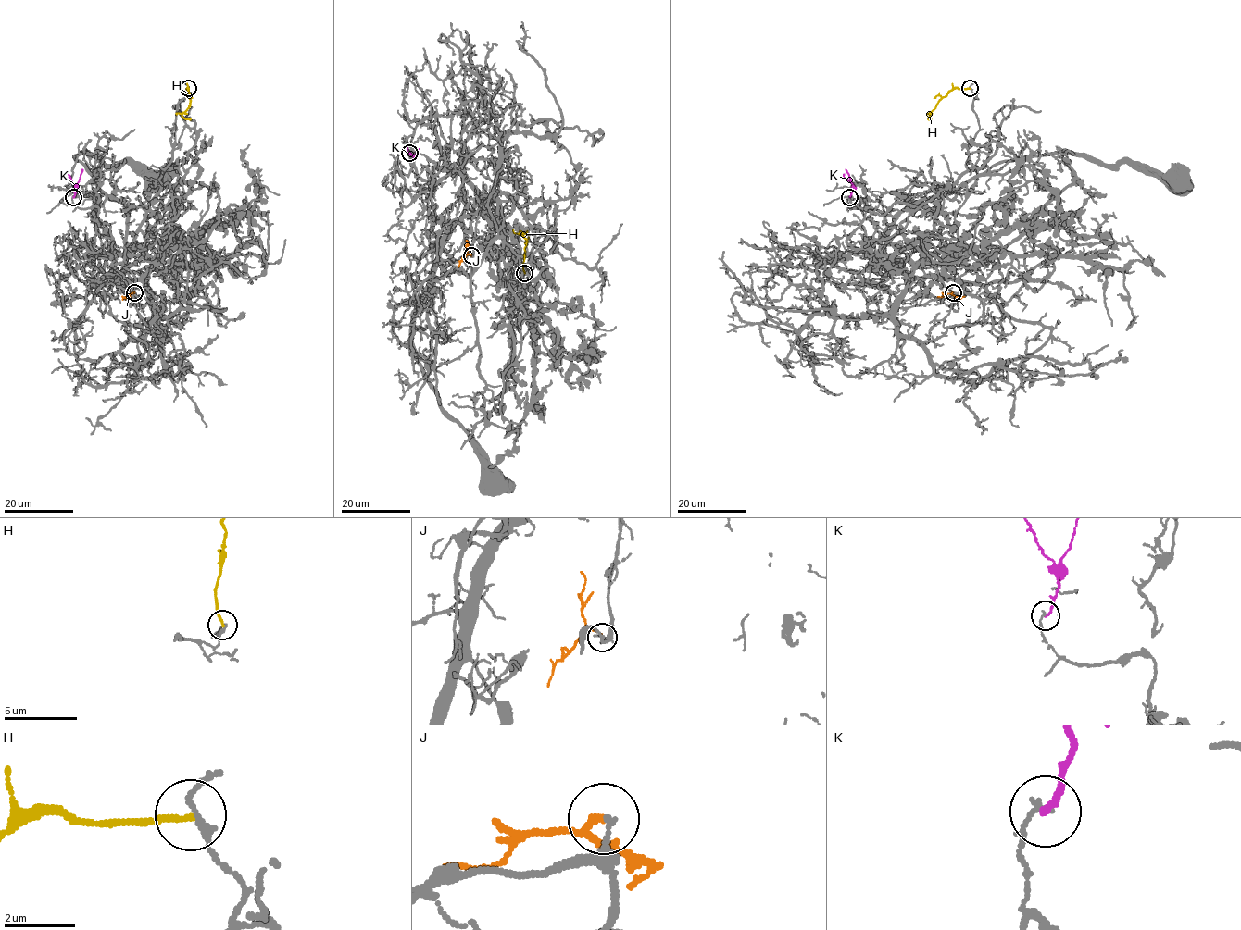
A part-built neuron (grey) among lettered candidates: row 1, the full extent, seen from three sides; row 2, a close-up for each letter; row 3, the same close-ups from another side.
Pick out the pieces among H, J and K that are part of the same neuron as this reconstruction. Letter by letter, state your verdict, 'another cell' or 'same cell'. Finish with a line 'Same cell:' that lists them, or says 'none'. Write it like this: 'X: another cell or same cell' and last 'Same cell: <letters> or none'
H: another cell
J: another cell
K: another cell
Same cell: none

